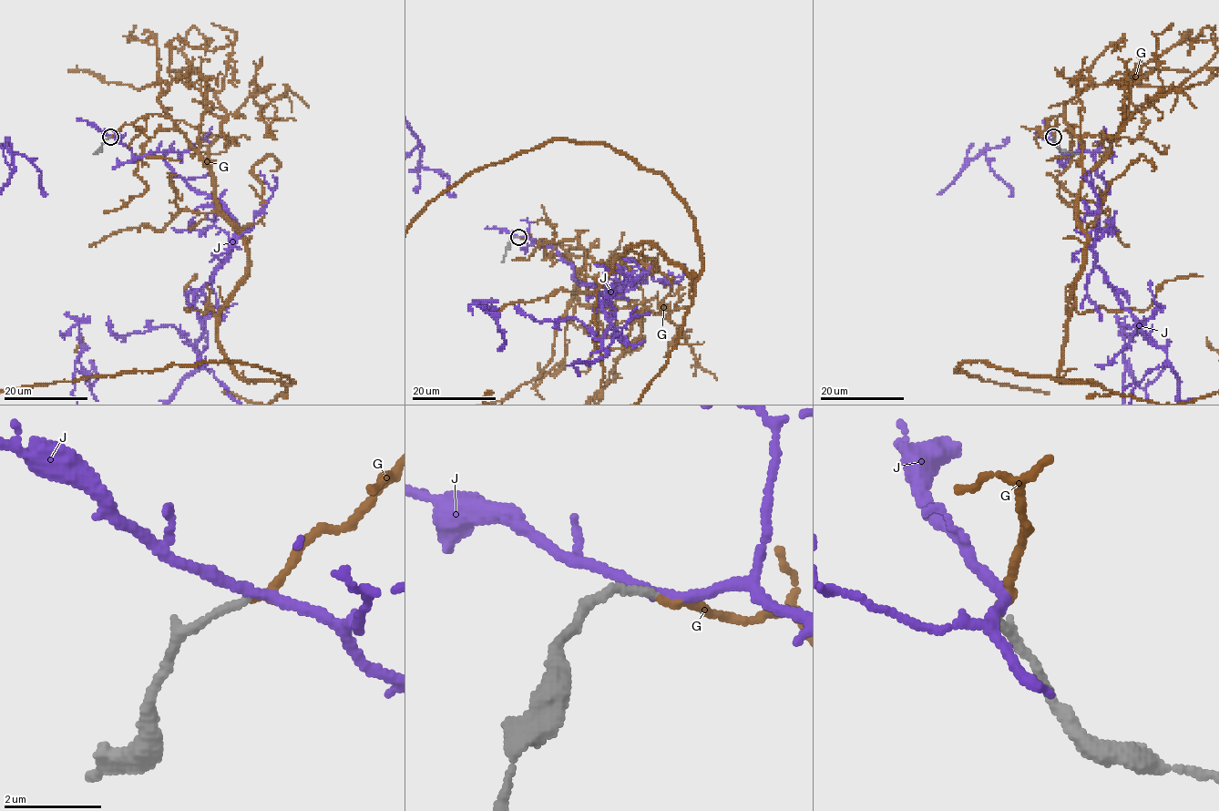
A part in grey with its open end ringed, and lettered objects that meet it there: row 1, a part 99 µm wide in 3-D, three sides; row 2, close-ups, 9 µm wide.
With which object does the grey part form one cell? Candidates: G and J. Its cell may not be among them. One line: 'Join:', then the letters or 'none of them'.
Join: G

